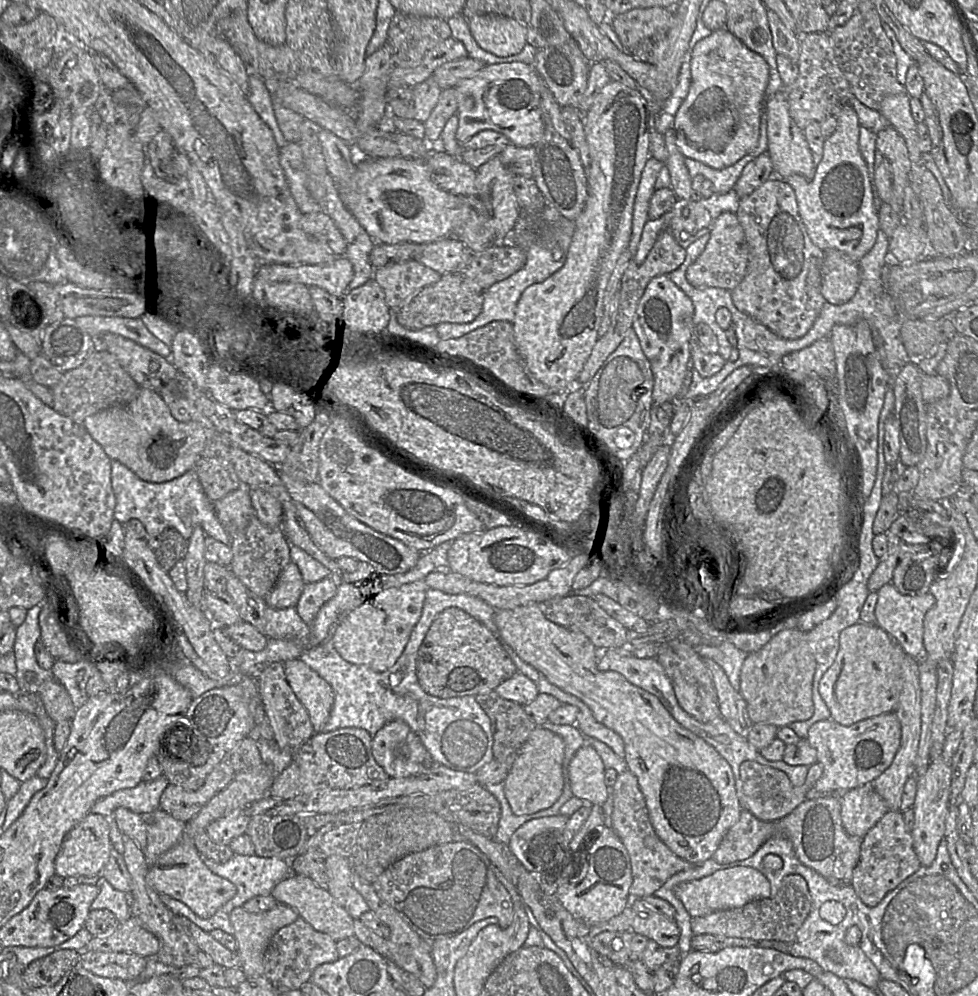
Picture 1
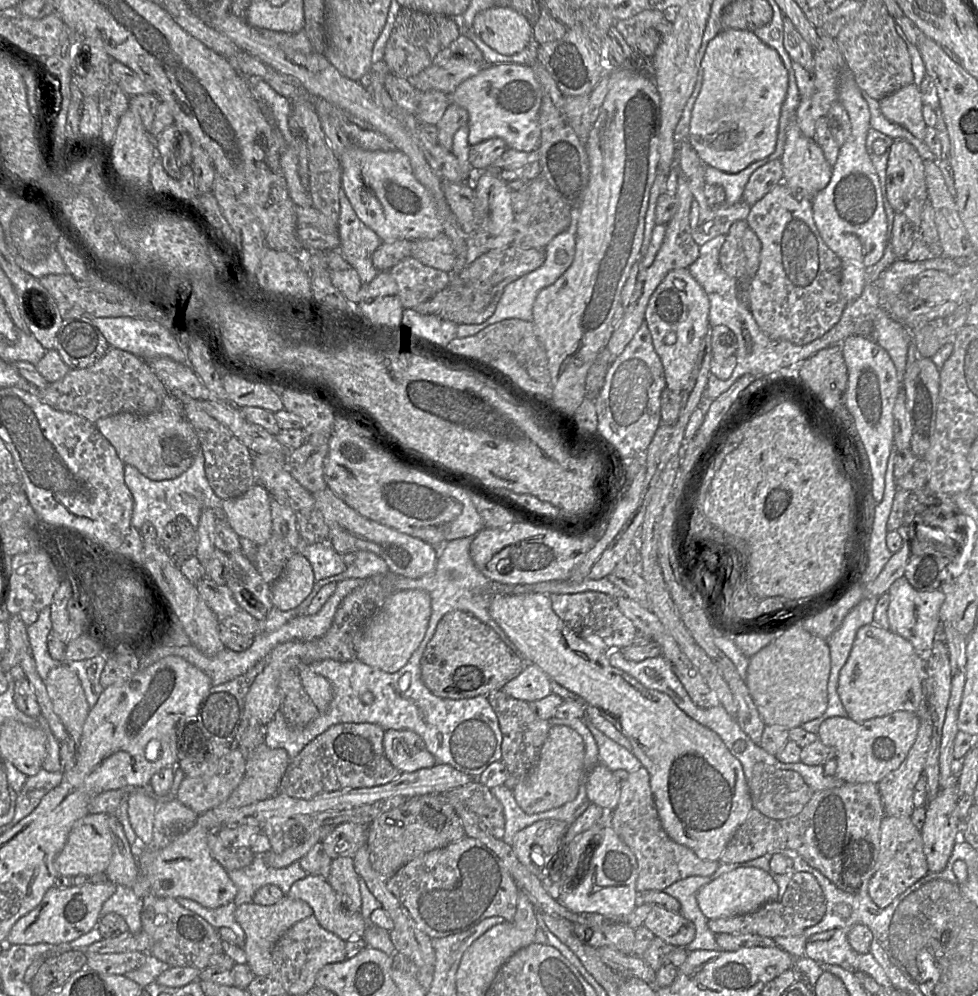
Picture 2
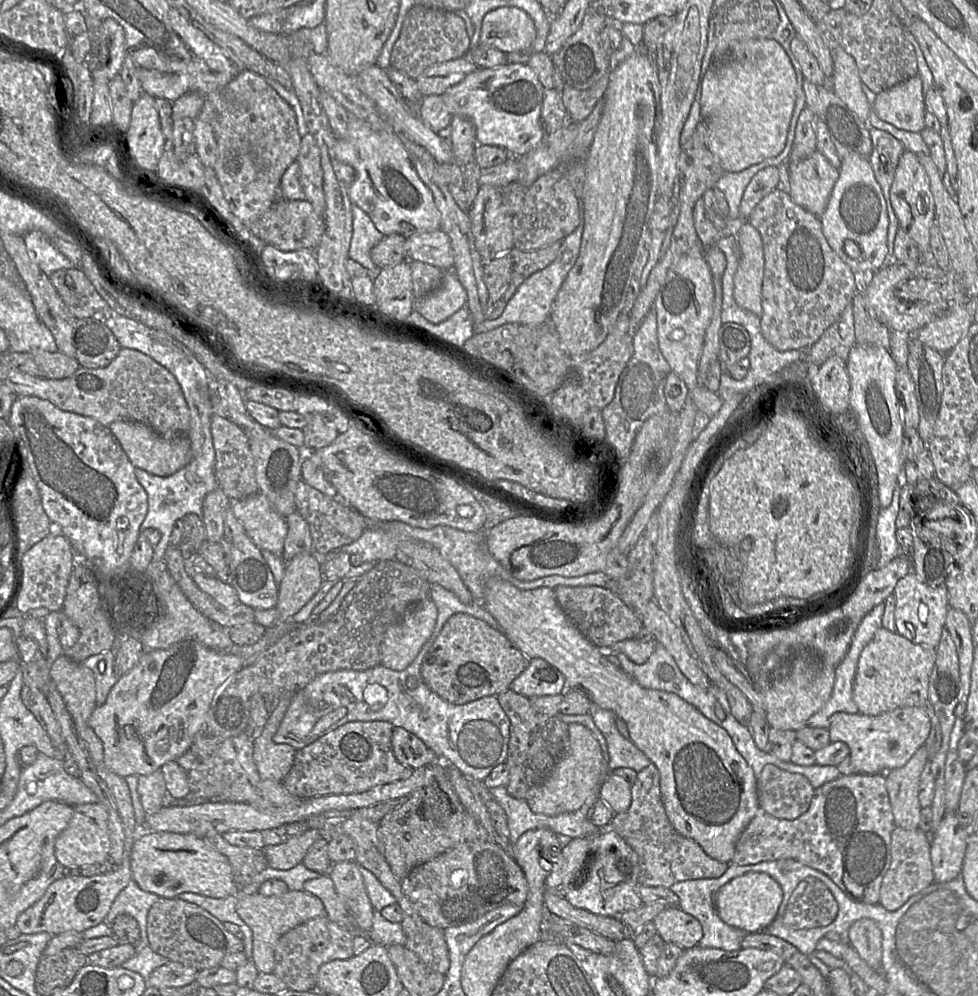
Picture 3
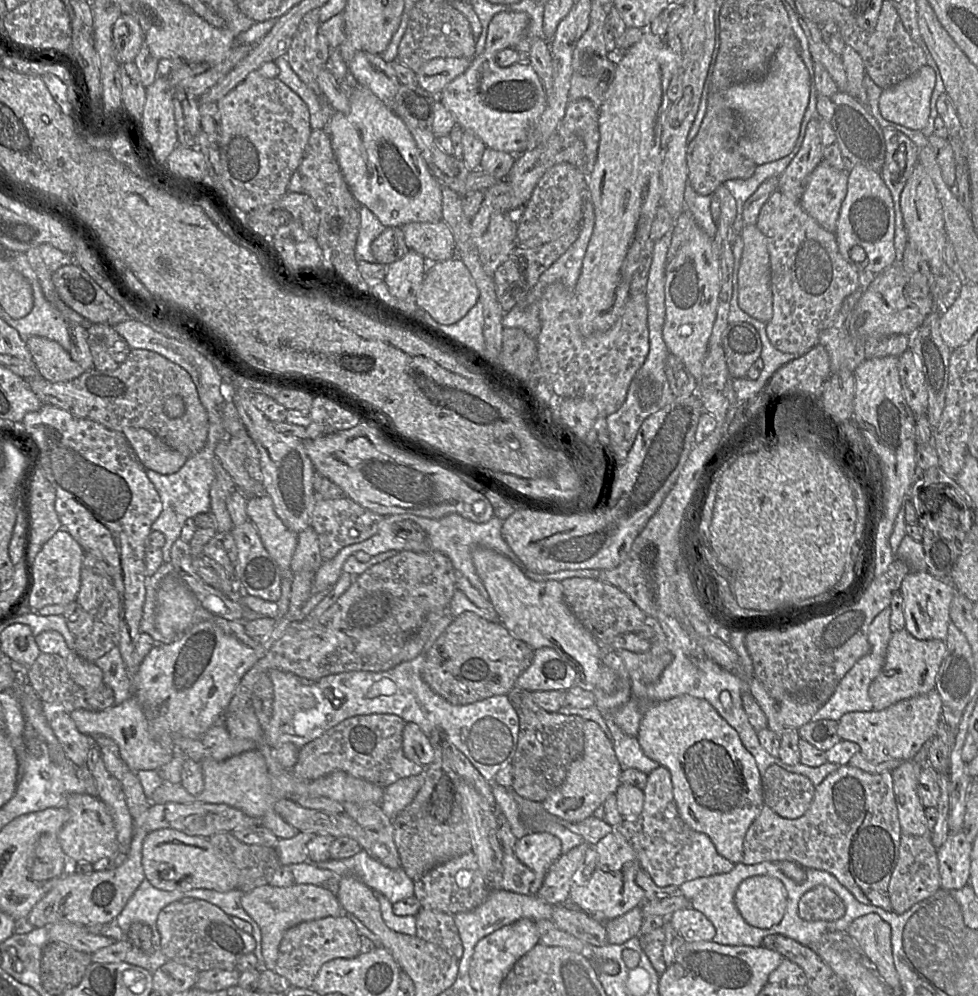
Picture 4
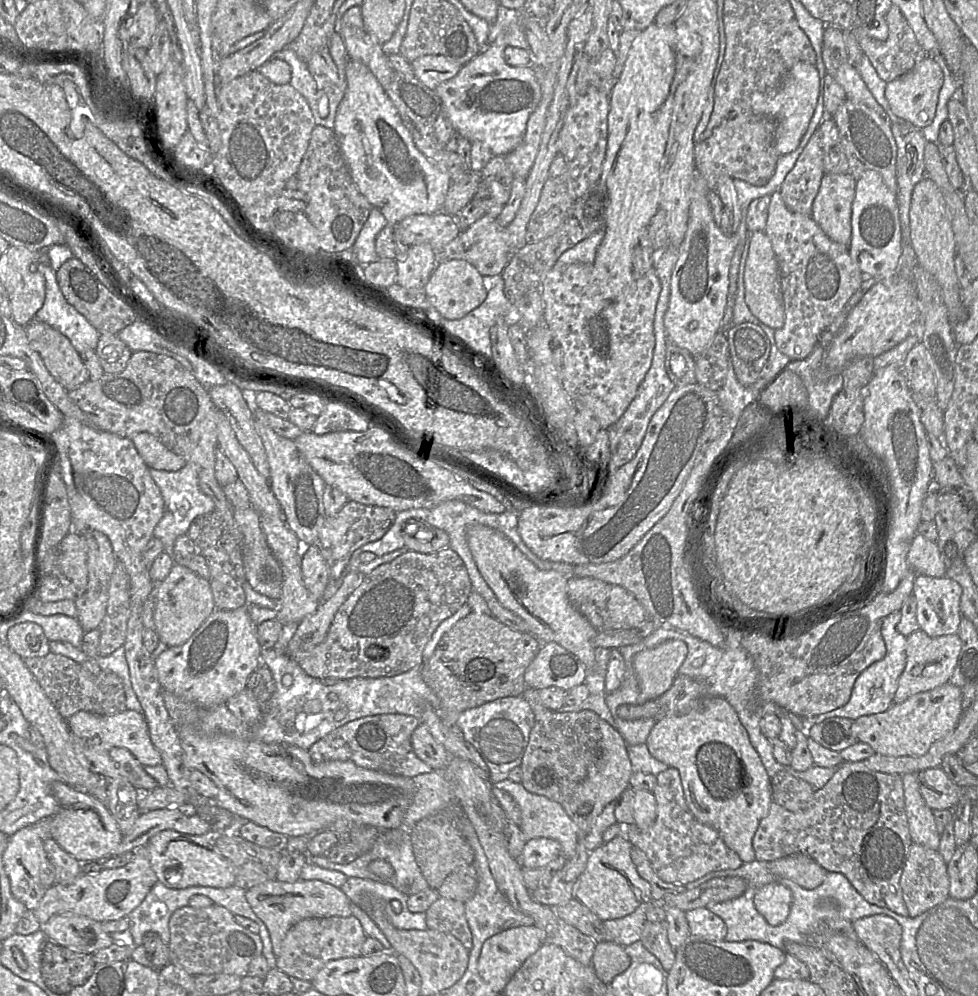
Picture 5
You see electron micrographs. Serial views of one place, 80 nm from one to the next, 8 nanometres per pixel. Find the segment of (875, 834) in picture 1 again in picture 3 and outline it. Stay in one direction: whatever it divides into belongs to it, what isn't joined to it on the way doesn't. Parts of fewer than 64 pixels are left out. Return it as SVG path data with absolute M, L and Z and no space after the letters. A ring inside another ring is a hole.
M896 826L891 833L892 860L880 887L879 904L889 911L899 909L912 896L935 882L930 857L931 842L929 834L906 830Z

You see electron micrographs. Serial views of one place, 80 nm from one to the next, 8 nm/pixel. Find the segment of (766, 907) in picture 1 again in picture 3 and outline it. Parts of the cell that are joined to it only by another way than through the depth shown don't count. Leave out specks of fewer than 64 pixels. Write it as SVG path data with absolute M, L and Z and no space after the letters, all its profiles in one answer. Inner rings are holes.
M802 880L793 891L784 911L778 911L775 920L782 918L788 928L804 929L830 924L837 916L838 904L831 891L820 880Z

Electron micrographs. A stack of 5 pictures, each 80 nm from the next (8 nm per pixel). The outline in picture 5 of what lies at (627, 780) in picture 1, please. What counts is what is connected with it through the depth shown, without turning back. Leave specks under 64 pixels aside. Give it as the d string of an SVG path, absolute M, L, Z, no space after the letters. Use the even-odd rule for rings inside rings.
M669 767L666 770L657 774L656 775L656 784L655 784L655 787L654 787L652 793L655 796L655 800L656 800L656 818L655 818L654 822L652 823L652 825L648 829L641 829L634 823L632 825L624 825L623 833L624 833L625 837L631 842L633 847L638 848L642 852L645 853L653 870L663 881L668 882L668 883L686 885L686 884L693 882L694 880L697 880L711 872L719 871L719 870L727 870L727 869L737 869L743 864L743 861L737 855L737 853L735 853L733 850L731 850L730 848L728 848L726 846L726 844L723 841L723 839L721 838L720 834L714 828L699 822L693 816L693 814L689 810L687 803L685 801L681 778L680 778L680 774L677 769Z

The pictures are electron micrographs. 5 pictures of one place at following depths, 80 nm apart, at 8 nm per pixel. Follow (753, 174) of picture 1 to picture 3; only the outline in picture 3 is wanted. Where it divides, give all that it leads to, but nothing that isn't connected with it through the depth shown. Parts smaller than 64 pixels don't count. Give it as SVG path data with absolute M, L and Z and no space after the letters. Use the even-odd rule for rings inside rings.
M777 166L766 167L757 172L745 189L740 206L740 215L748 218L759 202L781 183L780 168Z

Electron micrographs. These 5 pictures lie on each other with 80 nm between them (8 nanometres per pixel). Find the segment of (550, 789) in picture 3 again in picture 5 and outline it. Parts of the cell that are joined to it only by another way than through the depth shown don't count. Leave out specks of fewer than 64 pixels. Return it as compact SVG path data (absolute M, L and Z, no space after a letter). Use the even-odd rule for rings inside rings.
M602 719L599 726L602 735L599 757L585 779L578 784L571 798L561 803L568 816L579 827L579 840L585 838L602 810L611 802L616 802L630 787L629 780L635 772L628 756L627 743L617 728Z

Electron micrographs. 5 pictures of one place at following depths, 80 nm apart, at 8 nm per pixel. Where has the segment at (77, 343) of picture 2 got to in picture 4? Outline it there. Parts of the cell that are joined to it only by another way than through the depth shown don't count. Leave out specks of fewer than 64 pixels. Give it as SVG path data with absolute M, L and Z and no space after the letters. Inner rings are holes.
M90 323L86 330L94 369L115 370L132 350L126 340L110 325Z

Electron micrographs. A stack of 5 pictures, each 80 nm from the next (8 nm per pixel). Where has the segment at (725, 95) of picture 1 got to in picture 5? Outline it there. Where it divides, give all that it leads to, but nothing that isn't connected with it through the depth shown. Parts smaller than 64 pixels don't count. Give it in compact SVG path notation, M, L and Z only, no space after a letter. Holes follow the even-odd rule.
M797 62L789 70L780 86L767 94L754 93L751 98L756 113L766 115L776 122L775 149L780 156L787 155L800 144L806 133L817 106L818 98L823 94L824 79L816 67L807 62Z

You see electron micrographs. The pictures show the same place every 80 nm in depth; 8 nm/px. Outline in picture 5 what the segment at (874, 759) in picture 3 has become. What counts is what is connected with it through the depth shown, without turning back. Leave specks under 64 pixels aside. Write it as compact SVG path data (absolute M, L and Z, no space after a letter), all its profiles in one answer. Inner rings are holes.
M947 682L893 704L885 712L859 717L853 720L851 730L857 741L871 746L875 754L892 757L922 756L932 744L945 737L957 725L962 713L961 690Z

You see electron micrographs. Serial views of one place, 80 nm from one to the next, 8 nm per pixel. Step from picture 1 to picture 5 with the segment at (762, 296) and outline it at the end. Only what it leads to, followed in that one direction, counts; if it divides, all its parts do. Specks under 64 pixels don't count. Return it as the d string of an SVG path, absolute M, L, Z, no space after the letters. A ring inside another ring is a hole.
M780 191L771 195L764 233L771 240L778 262L785 311L784 325L774 333L775 342L778 349L791 360L802 360L812 353L823 331L835 320L850 297L860 287L862 273L849 256L847 247L831 240L812 216L791 211Z

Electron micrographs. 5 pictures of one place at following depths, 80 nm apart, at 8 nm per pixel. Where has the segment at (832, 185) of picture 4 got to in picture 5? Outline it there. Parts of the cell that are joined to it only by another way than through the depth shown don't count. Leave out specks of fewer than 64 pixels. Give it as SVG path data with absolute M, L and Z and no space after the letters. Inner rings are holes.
M825 173L812 205L811 216L833 241L847 247L851 240L851 212L855 179L849 173Z

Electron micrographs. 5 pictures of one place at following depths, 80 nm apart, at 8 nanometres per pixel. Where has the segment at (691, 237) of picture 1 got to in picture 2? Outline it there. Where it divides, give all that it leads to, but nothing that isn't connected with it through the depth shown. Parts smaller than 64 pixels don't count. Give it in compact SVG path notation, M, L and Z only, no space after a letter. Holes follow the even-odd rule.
M698 188L696 200L691 208L691 232L695 242L702 246L711 239L726 235L737 221L746 221L750 205L740 201L733 205L707 204L703 188Z

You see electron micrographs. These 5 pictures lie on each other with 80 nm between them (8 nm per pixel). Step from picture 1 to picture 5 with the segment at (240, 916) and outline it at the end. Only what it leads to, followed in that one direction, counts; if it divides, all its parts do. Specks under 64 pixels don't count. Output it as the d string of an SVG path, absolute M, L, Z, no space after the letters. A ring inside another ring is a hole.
M276 879L263 882L246 891L246 900L257 917L265 924L272 944L273 953L278 957L282 942L288 930L297 922L311 917L348 917L352 901L341 890L320 880L281 882Z

